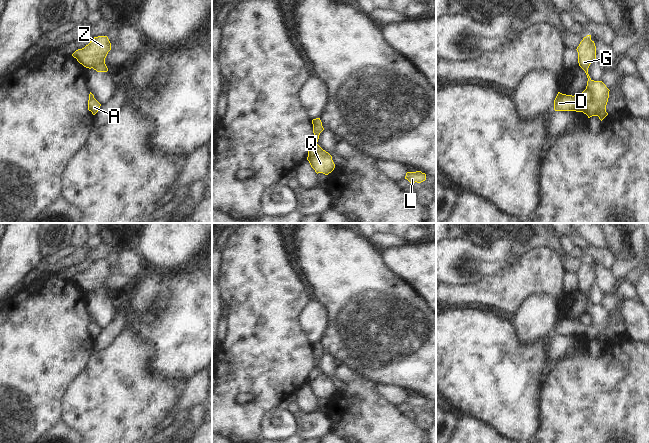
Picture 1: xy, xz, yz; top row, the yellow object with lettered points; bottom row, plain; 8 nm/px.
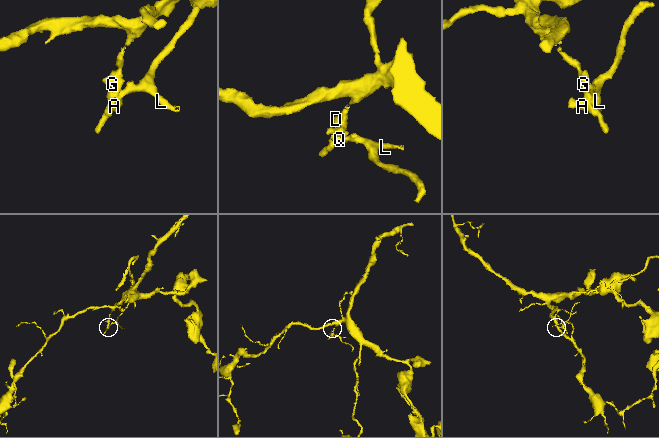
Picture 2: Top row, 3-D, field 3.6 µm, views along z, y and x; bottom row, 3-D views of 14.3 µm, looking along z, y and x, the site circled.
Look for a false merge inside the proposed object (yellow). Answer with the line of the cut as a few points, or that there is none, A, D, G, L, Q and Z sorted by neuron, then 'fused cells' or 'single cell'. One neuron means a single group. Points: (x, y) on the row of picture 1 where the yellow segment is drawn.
cut yz (586, 87), (589, 91), (589, 97), (585, 100); groups A D L Q / G Z; fused cells

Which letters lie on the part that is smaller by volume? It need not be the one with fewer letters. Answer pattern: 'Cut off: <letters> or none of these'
Cut off: A, D, L, Q

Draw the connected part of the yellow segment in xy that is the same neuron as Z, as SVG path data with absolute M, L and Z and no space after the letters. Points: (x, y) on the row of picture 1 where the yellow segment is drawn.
M107 36L94 37L88 45L76 50L72 56L86 68L93 68L97 72L107 72L105 58L111 50L111 43Z

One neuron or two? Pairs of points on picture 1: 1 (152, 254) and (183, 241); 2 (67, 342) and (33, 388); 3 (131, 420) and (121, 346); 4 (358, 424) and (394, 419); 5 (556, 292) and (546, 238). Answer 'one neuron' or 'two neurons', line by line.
1: one neuron
2: one neuron
3: one neuron
4: one neuron
5: two neurons

